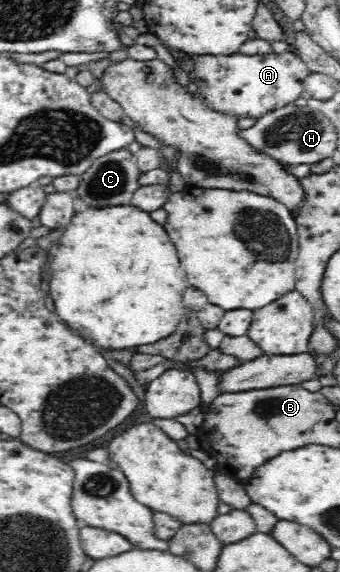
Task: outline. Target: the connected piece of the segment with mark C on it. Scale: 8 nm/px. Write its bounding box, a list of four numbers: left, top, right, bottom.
[72,150,141,209]

